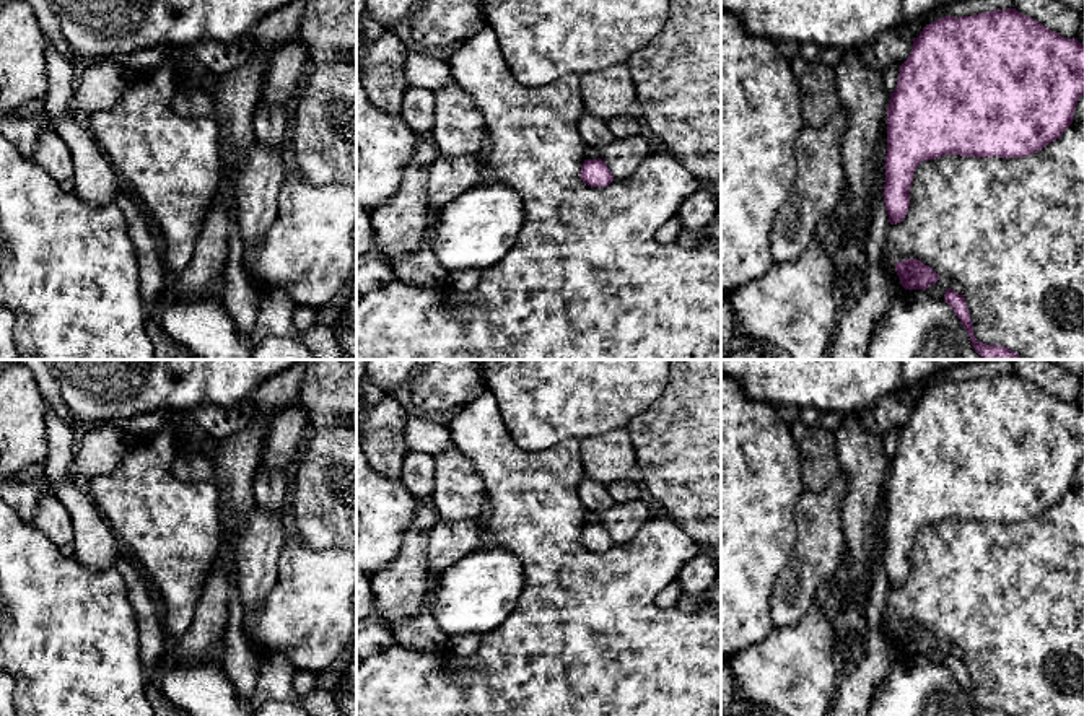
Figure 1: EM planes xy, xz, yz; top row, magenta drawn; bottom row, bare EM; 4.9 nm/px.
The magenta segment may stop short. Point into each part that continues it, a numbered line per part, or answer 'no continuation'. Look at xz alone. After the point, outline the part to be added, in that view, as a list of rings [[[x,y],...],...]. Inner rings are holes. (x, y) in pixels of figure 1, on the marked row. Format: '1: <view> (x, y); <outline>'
no continuation

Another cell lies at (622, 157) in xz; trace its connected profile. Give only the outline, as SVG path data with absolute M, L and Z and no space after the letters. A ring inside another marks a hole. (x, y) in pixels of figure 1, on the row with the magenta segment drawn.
M641 135L615 138L601 148L601 159L607 164L614 179L627 179L640 168L649 145L651 142Z

